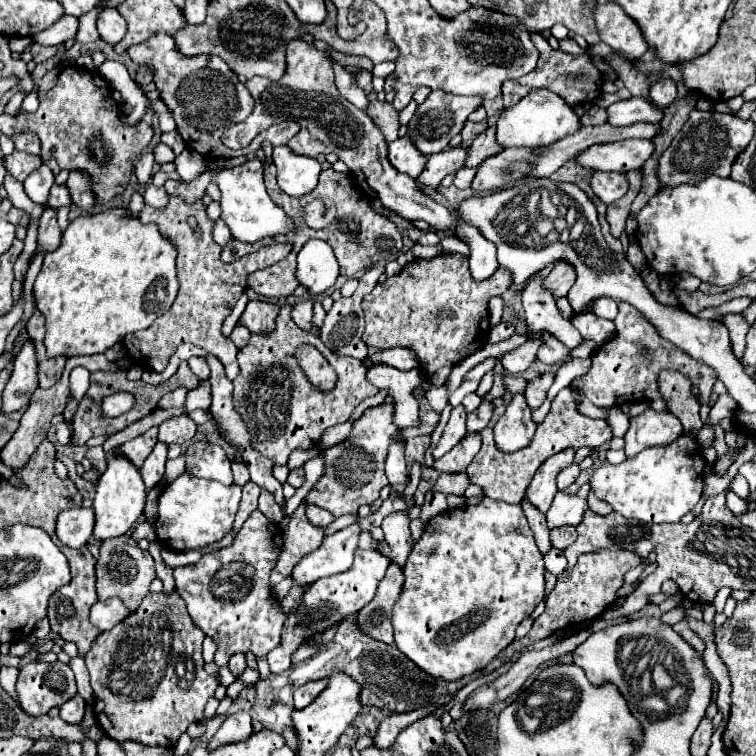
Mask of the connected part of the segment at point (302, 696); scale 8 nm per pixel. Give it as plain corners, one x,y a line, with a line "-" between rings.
319,679
319,681
311,681
311,683
305,683
299,689
295,689
295,693
293,693
295,709
303,709
309,703
313,703
313,699
327,687
327,683
329,683
327,679

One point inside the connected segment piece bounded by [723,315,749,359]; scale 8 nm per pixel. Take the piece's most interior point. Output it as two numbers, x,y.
736,324

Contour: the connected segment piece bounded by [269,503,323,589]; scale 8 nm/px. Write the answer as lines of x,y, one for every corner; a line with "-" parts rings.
305,503
297,507
297,511
289,517
287,531
283,531
283,551
279,555
279,561
275,569
271,571
269,587
273,589
277,583
281,583
287,575
291,575
293,567
311,551
315,551
323,541
323,529
309,523
305,515

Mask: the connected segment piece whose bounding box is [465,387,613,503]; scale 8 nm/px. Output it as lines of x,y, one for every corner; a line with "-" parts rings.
565,387
553,399
551,411
537,425
535,437
533,437
533,441
527,447
523,447
523,449
519,449
515,453
503,453
503,451
499,451
495,447
493,429
485,427
481,431
481,439
483,439
481,451
473,457
473,461
469,463
465,473
467,473
467,477
469,477
469,481
473,485
481,487
485,497
499,499
499,501
505,501
505,503
521,503
521,499
525,495
525,489
529,487
535,471
539,469
539,465
545,459
549,459
551,455
555,455
559,451
565,451
565,449
579,449
579,447
595,449
595,447
605,445
611,437
613,437
613,433
609,431
609,425
605,421
591,419
591,417
585,417
585,415
577,415
573,397
569,395
569,387

